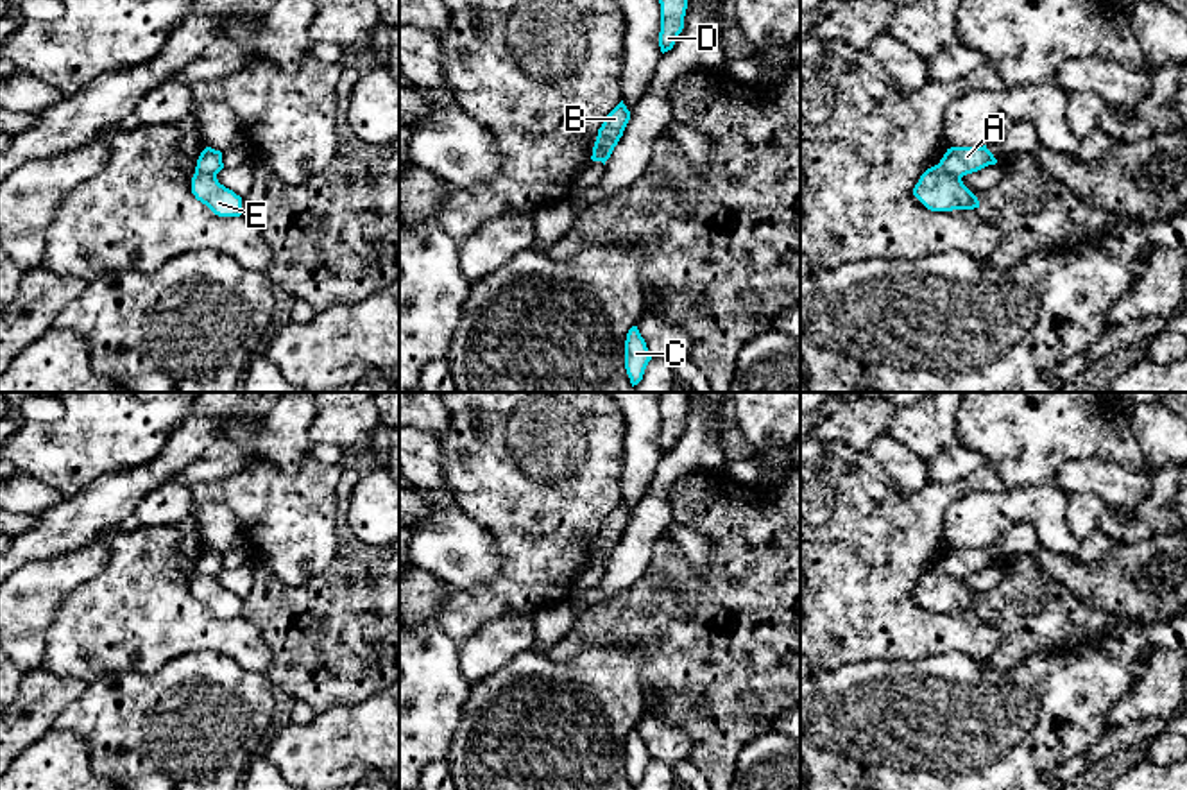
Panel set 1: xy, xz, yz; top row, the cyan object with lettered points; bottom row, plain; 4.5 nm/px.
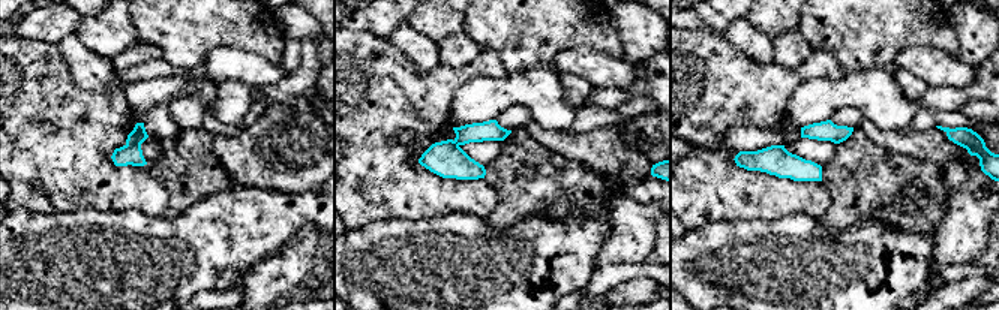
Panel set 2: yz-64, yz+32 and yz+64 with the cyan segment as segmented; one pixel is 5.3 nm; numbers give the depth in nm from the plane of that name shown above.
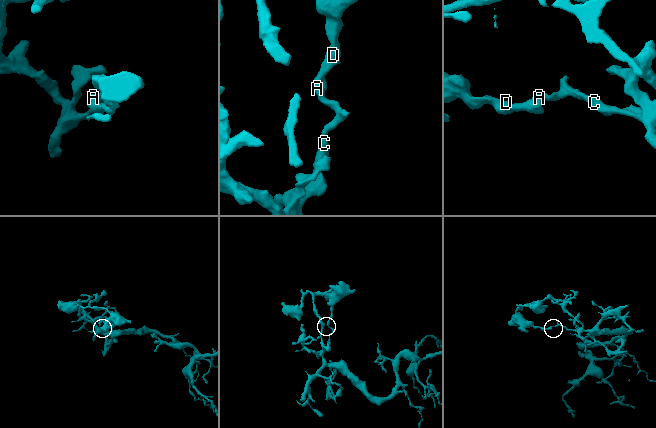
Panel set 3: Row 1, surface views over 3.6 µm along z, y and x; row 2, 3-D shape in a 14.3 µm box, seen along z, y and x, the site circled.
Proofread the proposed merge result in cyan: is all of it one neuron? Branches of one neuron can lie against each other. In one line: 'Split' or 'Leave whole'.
Split

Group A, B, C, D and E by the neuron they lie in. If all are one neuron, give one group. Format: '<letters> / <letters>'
A C / B D E

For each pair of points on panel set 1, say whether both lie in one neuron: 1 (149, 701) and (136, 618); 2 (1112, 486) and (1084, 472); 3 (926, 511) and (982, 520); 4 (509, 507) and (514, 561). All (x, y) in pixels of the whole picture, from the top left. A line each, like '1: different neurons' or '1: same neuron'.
1: different neurons
2: same neuron
3: different neurons
4: same neuron

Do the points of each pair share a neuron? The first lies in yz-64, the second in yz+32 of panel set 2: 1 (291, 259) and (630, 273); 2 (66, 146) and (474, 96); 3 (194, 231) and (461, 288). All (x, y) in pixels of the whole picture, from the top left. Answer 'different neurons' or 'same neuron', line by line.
1: different neurons
2: different neurons
3: same neuron

